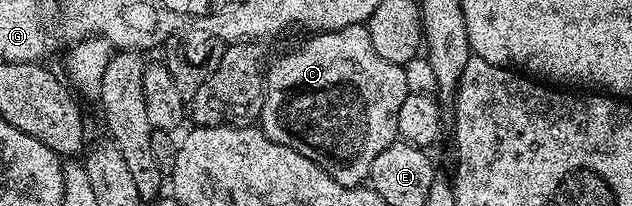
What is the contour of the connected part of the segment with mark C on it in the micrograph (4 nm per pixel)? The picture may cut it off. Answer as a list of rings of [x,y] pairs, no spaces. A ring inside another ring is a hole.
[[[365,25],[318,32],[307,38],[310,39],[303,46],[298,46],[295,50],[290,50],[287,54],[280,55],[271,66],[269,63],[268,69],[264,74],[266,99],[264,100],[264,108],[262,109],[260,129],[272,140],[276,140],[280,144],[284,144],[288,148],[300,152],[300,156],[308,156],[308,160],[312,160],[312,164],[316,164],[324,172],[328,172],[328,176],[332,176],[332,180],[336,180],[336,184],[340,184],[341,186],[363,185],[369,179],[372,160],[376,160],[376,156],[380,156],[380,152],[384,152],[384,148],[388,148],[398,138],[400,104],[404,104],[407,94],[410,93],[410,89],[406,83],[405,69],[392,64],[388,60],[384,60],[384,56],[376,53],[376,48],[372,48],[372,36]]]

